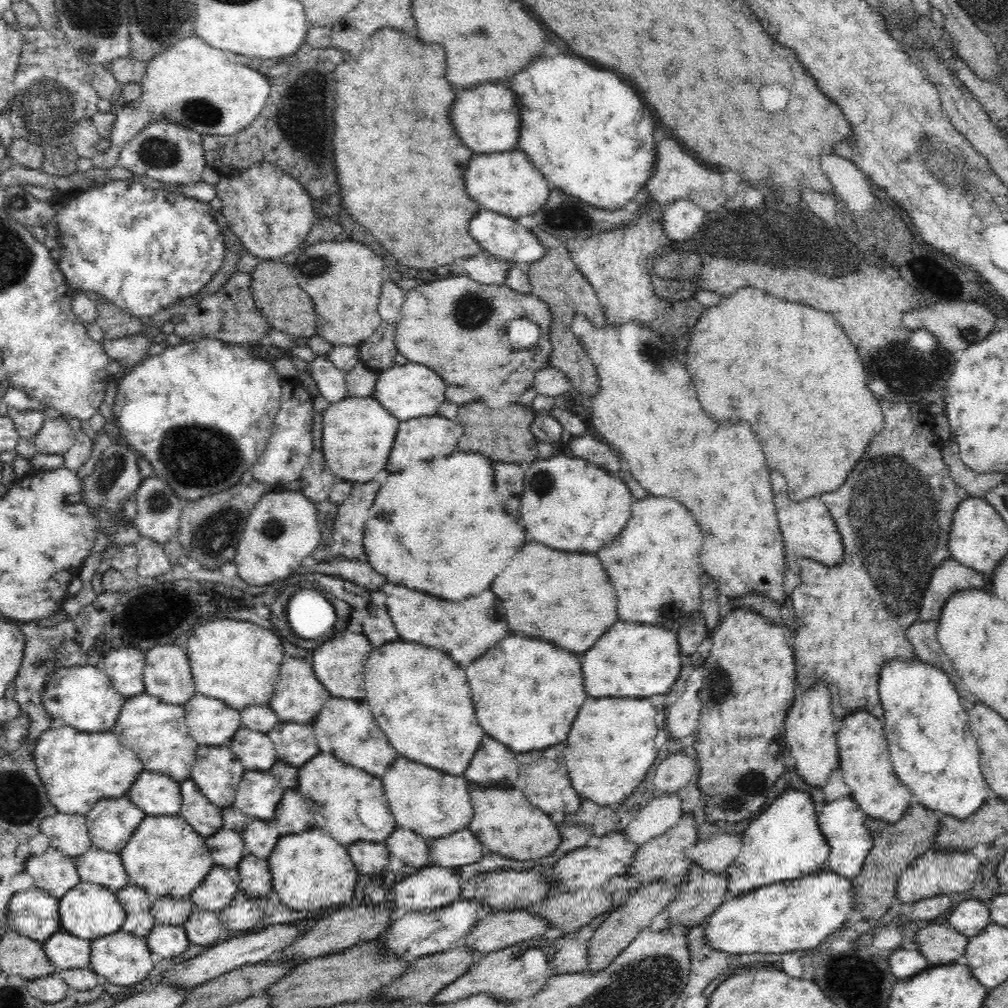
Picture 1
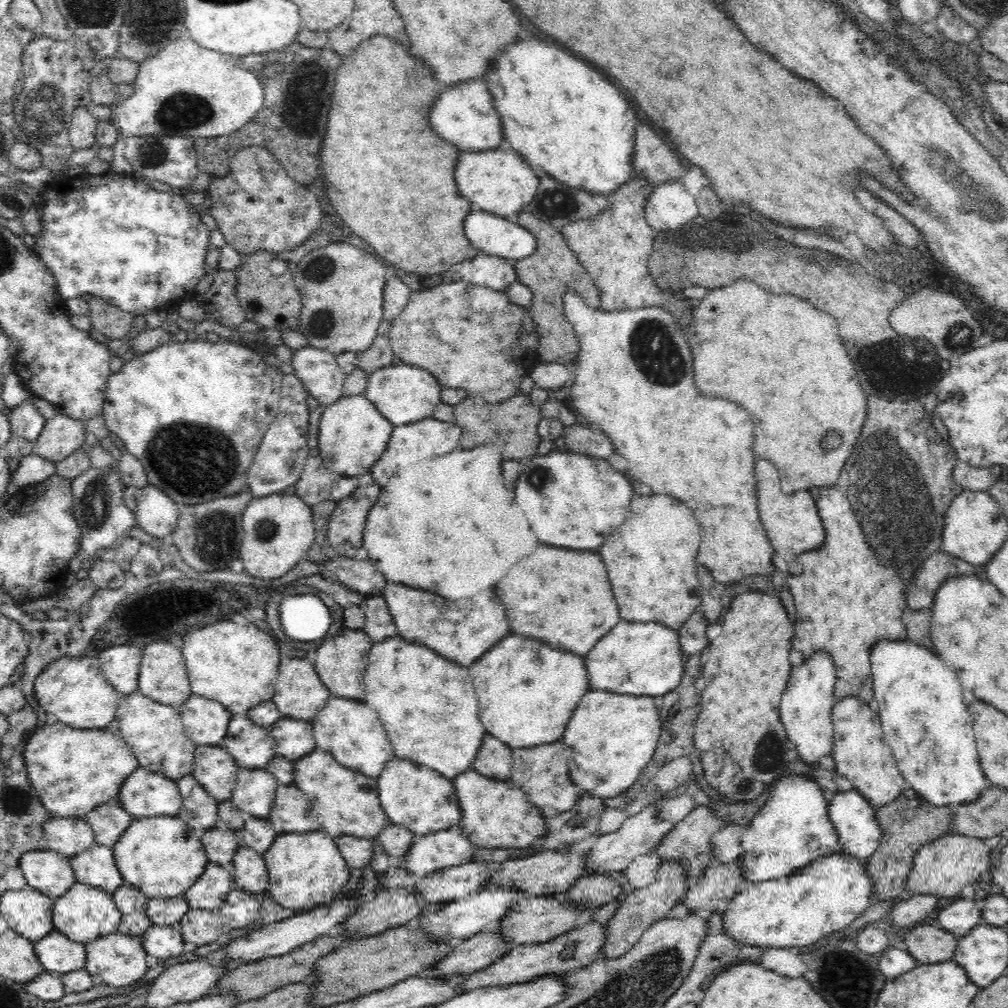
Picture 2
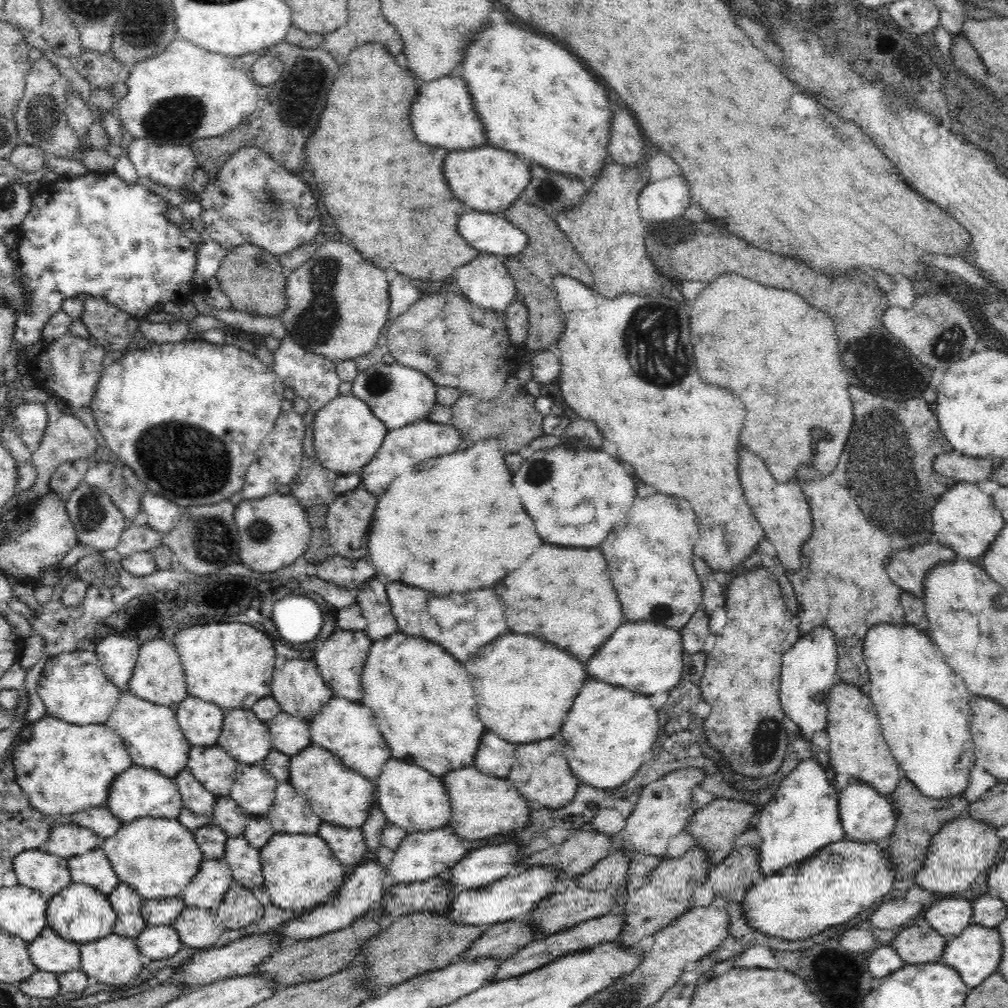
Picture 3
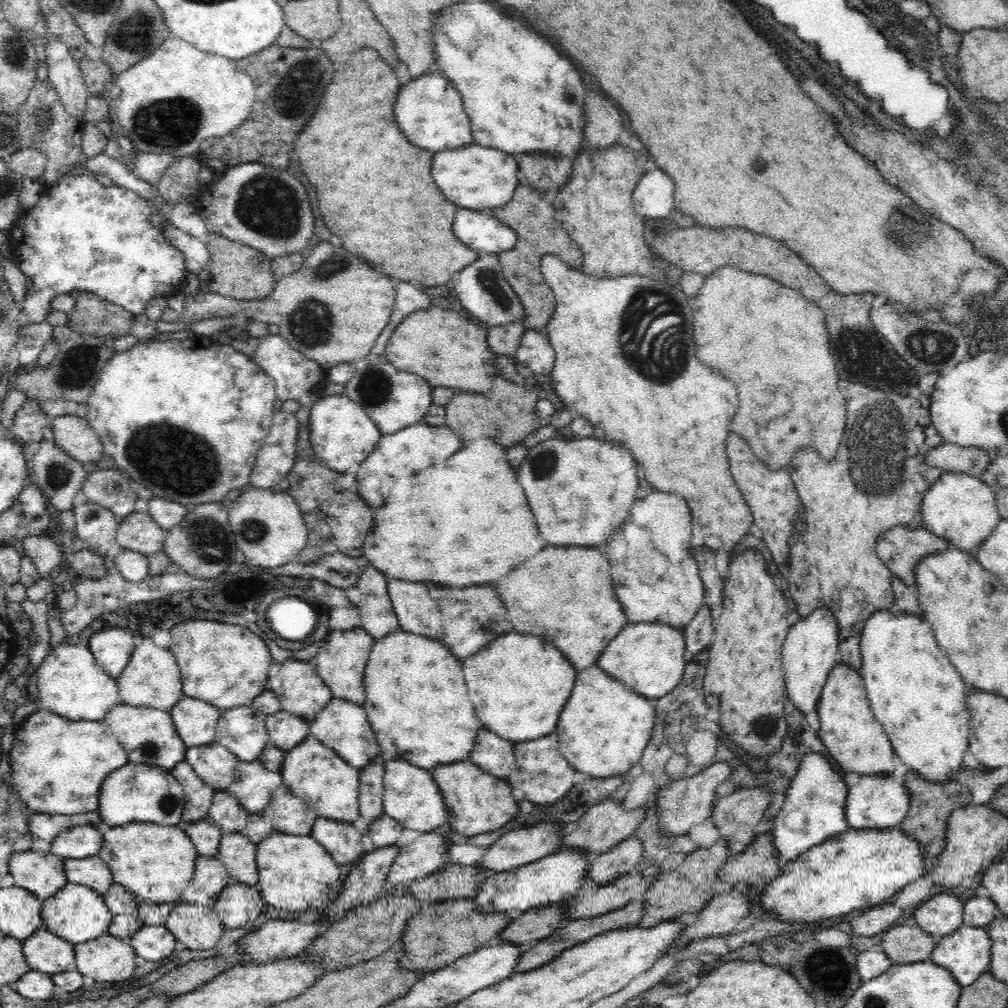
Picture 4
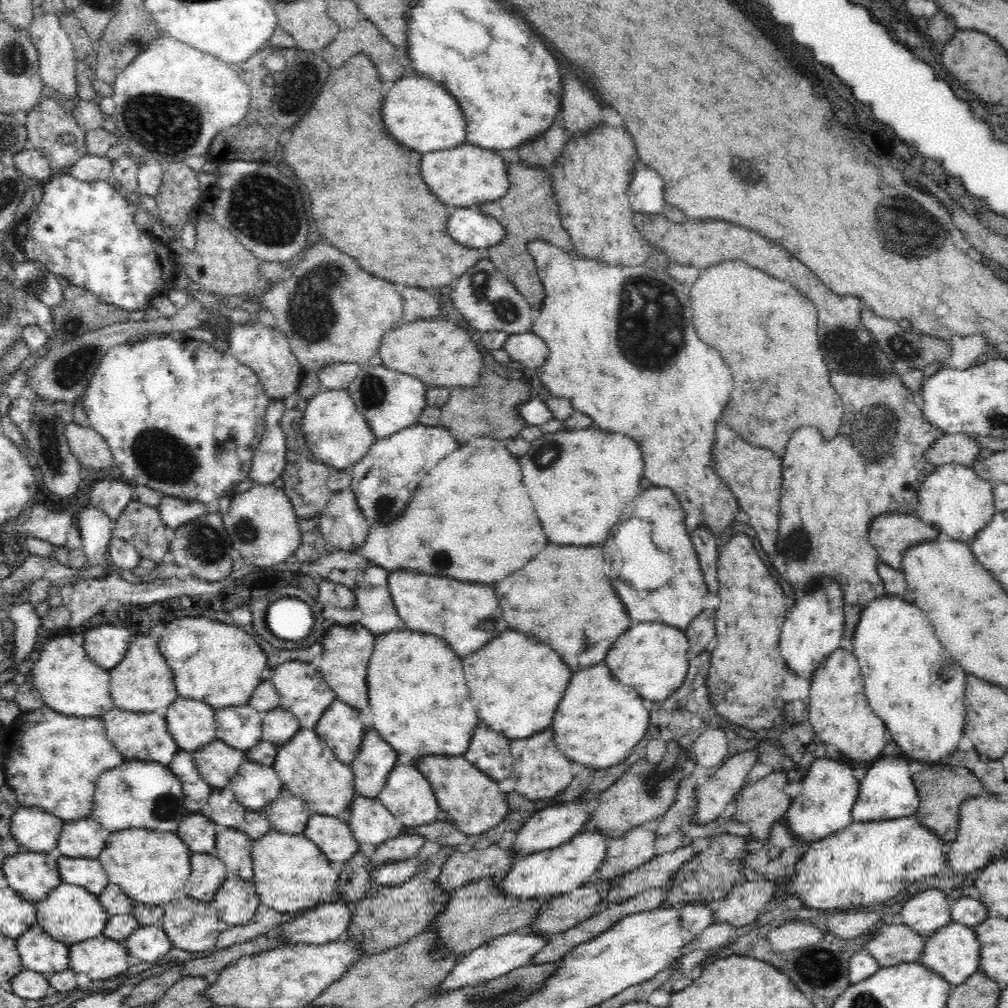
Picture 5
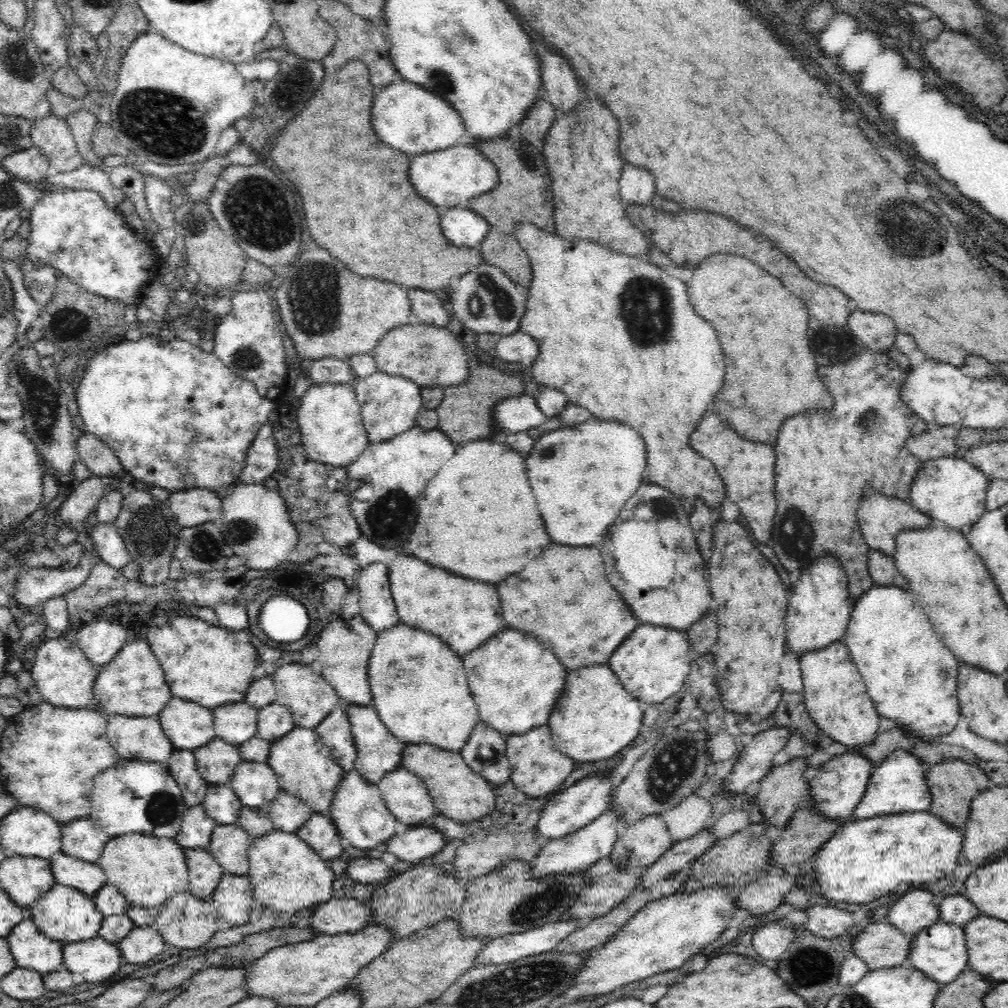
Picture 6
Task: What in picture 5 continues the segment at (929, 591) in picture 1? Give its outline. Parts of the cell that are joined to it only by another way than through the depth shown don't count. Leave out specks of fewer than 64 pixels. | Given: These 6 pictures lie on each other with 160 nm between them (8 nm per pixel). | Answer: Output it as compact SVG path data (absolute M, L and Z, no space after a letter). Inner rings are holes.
M884 513L871 520L868 538L879 558L901 570L903 552L912 545L942 536L914 513Z

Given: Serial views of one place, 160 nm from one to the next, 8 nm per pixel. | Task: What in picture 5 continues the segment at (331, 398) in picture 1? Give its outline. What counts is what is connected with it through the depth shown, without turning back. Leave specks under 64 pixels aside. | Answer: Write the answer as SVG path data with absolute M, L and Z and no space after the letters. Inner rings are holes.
M258 321L254 324L237 325L232 328L228 342L229 351L238 362L258 375L260 382L264 384L264 391L271 399L283 400L298 391L305 370L295 357L288 337L277 324L270 327Z

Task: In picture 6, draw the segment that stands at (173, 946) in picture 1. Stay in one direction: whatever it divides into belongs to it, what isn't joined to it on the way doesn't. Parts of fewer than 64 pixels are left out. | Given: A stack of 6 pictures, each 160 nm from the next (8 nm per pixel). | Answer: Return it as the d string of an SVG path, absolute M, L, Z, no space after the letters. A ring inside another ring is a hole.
M155 926L134 927L120 942L118 942L124 962L138 964L148 962L154 956L162 954L164 939Z

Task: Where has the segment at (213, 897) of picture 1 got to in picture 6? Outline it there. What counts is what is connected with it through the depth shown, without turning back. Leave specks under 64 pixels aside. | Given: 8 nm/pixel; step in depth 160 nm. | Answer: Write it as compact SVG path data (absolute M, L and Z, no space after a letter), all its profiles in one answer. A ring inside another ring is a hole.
M183 848L189 871L189 891L194 896L206 899L213 896L224 874L214 855L203 848Z

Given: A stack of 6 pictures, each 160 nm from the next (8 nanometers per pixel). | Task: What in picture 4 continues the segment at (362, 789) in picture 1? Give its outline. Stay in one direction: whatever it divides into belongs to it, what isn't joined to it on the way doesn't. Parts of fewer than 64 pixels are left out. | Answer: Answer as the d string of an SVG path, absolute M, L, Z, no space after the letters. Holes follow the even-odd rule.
M306 736L290 751L285 751L284 763L280 773L283 784L300 798L308 809L318 817L337 821L354 822L361 814L359 811L359 775L358 769L347 764L330 748L324 746L314 736Z

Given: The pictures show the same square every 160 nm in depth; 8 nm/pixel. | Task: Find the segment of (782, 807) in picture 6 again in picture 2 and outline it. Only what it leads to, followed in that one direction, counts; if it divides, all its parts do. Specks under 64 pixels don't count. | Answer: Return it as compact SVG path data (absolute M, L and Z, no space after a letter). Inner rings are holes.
M698 805L688 816L684 817L684 820L677 822L674 828L664 836L664 840L656 846L654 854L658 857L662 857L663 864L666 861L680 861L681 866L687 871L687 876L702 875L702 872L709 866L711 860L714 857L712 853L712 845L710 840L716 832L720 832L722 828L726 828L731 824L718 817L712 809L706 807L706 805Z

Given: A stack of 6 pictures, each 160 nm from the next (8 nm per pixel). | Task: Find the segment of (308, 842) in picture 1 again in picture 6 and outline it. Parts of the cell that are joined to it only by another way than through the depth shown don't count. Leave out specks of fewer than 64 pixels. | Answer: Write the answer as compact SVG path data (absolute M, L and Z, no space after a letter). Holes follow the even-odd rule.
M272 830L264 836L253 839L248 849L248 878L252 885L253 898L282 914L300 912L322 904L331 898L334 873L296 832Z

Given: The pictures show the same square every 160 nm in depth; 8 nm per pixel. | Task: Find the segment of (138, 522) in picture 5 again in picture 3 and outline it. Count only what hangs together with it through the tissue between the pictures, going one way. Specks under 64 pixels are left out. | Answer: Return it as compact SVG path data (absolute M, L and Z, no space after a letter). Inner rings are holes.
M148 524L131 525L122 532L116 550L122 557L130 556L134 552L153 552L156 547L162 545L160 535Z

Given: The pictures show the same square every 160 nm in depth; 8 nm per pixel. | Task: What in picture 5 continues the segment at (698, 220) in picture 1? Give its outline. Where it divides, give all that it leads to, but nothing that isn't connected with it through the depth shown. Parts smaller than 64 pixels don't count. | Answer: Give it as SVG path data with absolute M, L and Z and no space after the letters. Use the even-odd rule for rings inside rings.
M652 168L635 170L627 191L634 211L652 214L663 211L664 180Z

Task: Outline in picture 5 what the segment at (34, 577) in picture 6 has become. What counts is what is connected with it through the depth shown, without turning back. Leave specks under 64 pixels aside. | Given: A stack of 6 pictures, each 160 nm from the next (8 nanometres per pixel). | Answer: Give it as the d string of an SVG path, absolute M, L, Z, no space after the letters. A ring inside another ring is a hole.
M87 505L75 516L75 520L82 537L86 560L81 569L98 566L113 538L110 528L111 519L103 510Z

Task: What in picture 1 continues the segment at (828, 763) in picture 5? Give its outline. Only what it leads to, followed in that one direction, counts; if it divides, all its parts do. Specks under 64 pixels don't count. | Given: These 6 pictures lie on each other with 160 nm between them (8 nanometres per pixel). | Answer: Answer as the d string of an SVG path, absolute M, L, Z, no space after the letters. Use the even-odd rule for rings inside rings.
M792 788L783 790L743 832L742 850L726 872L727 898L743 895L767 884L819 873L830 856L830 845L818 825L818 811L808 792Z

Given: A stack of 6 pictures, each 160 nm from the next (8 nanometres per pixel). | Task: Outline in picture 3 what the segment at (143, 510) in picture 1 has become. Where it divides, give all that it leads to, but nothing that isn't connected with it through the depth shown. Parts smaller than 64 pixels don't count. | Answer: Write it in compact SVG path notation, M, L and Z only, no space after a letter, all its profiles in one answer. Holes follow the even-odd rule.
M149 490L142 492L141 510L146 512L147 523L158 533L168 533L178 524L182 507Z

